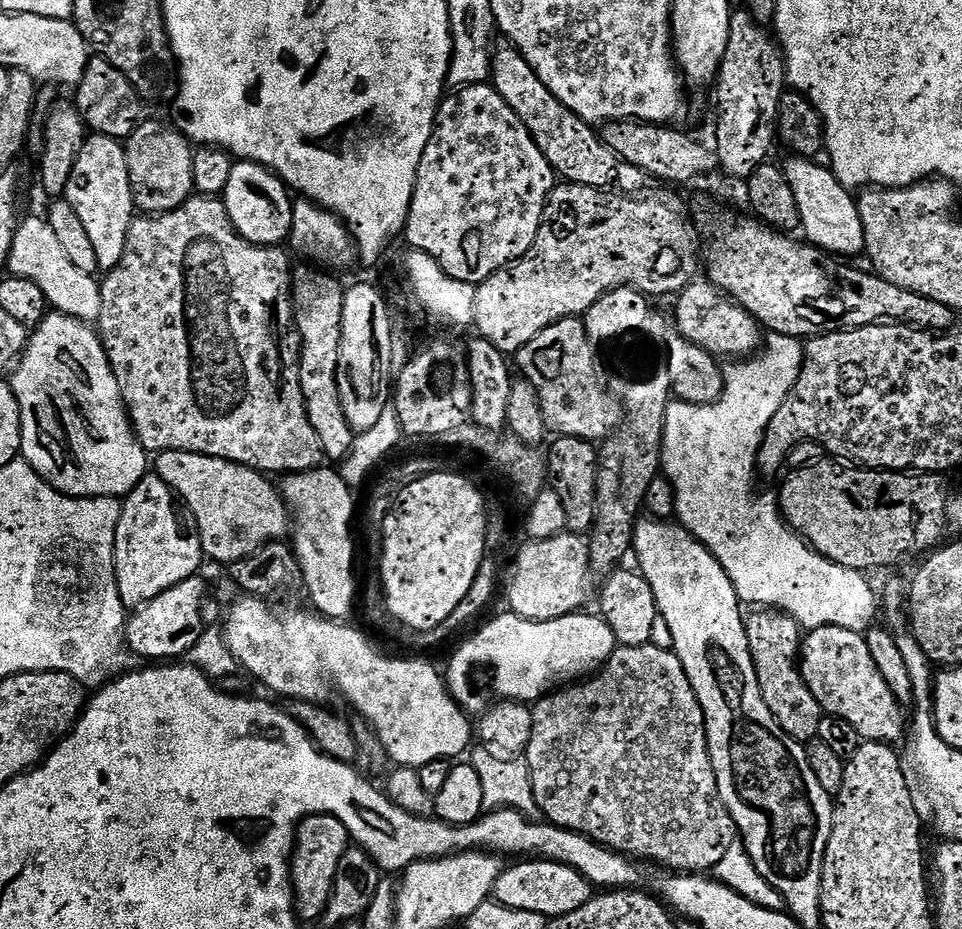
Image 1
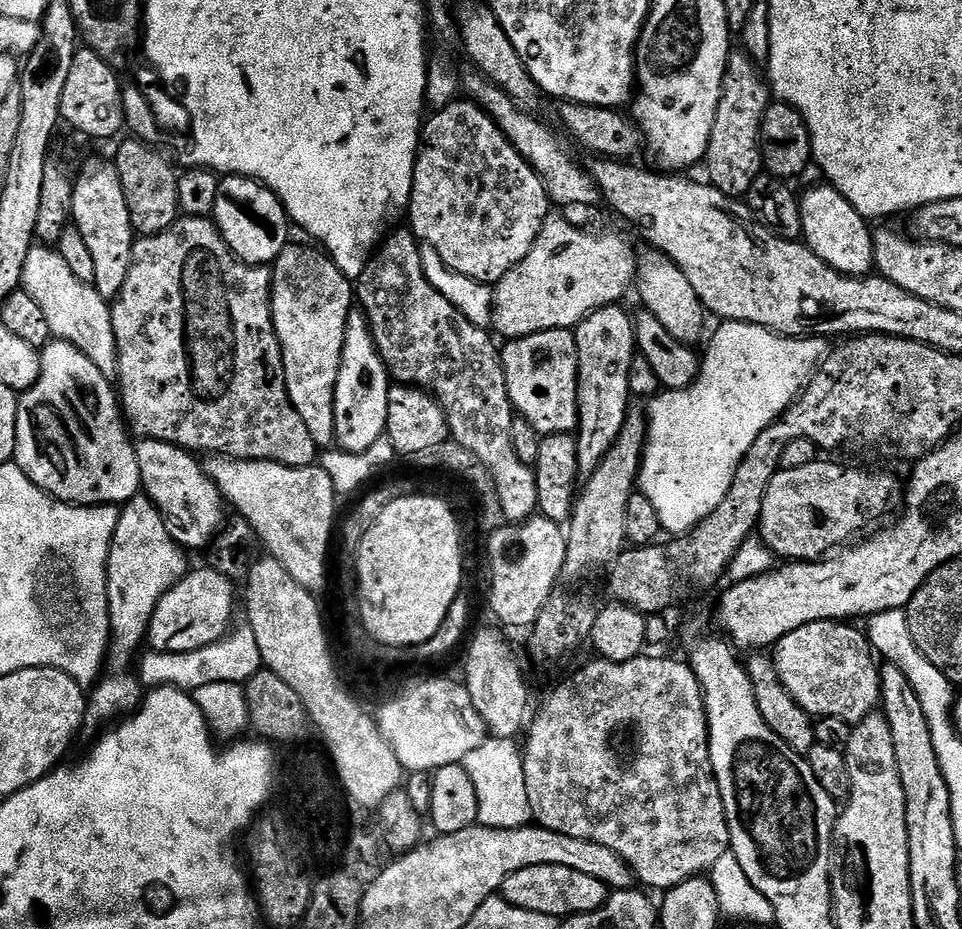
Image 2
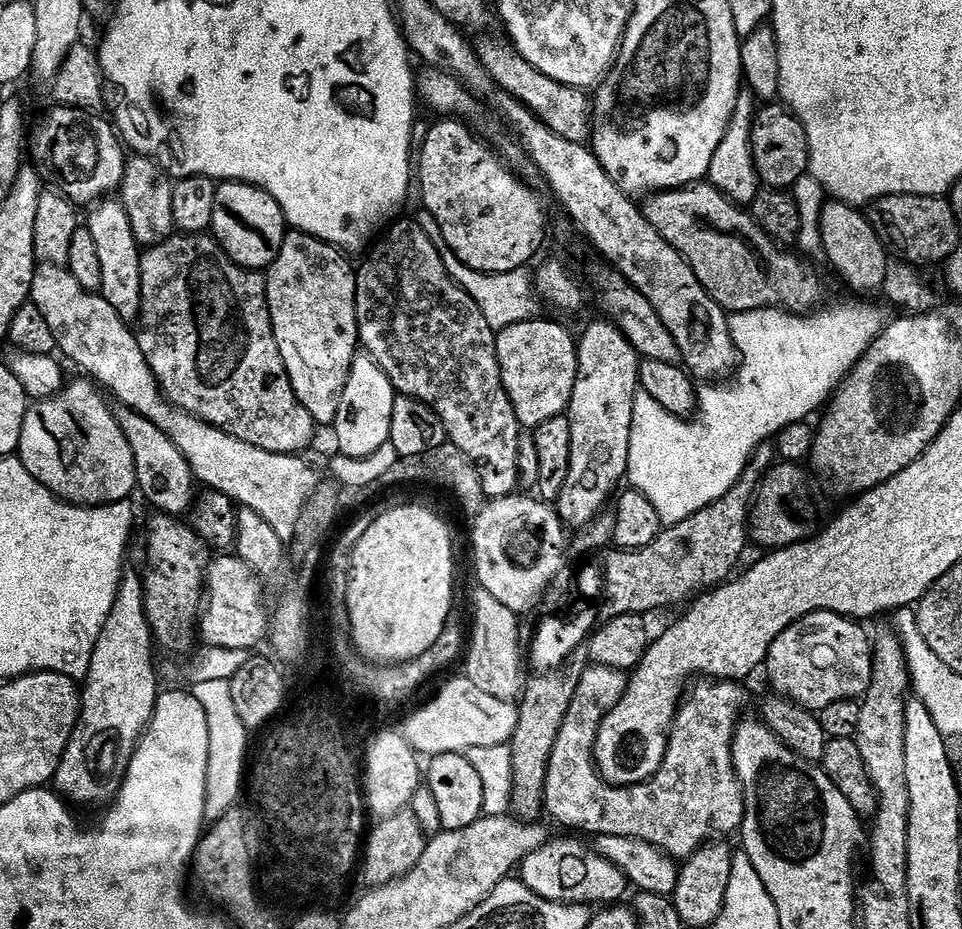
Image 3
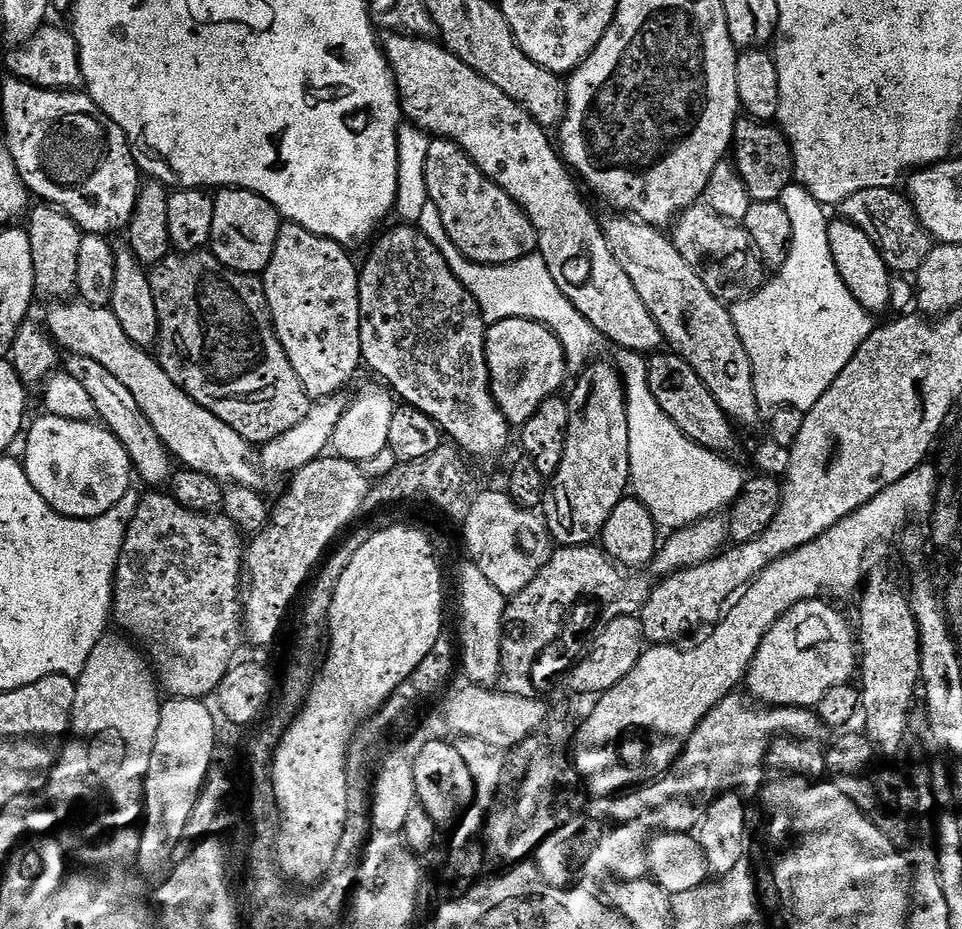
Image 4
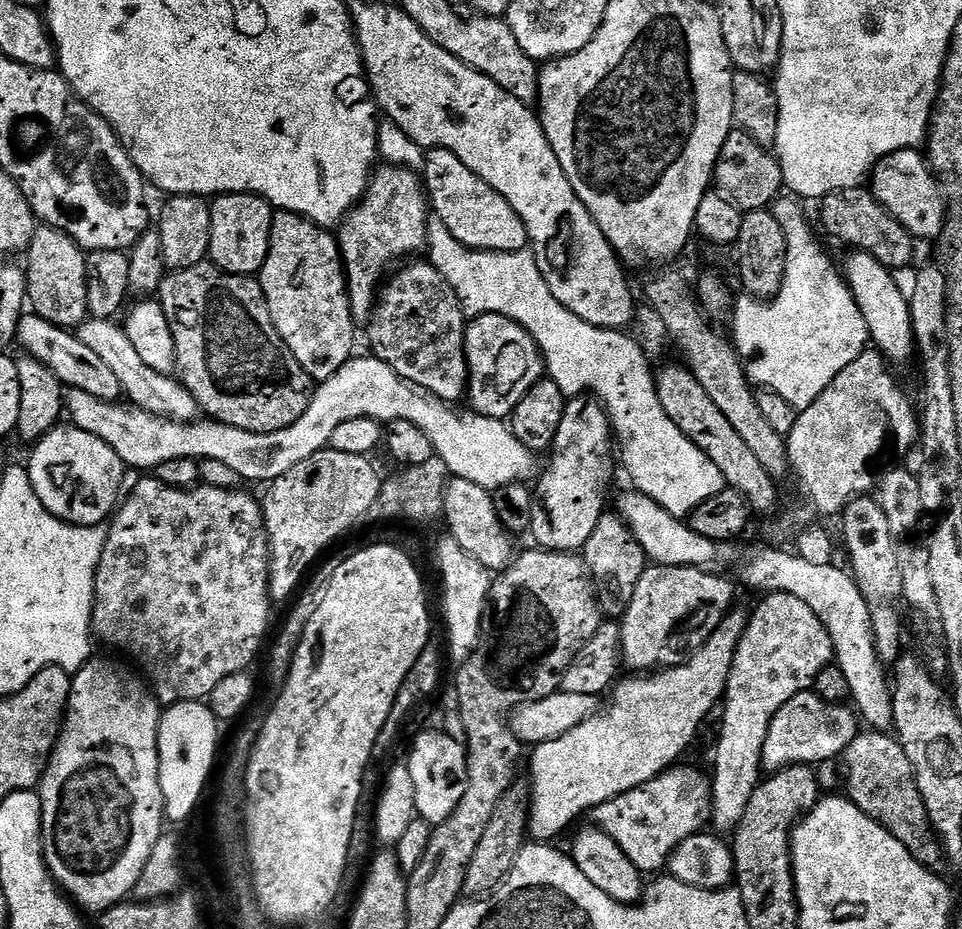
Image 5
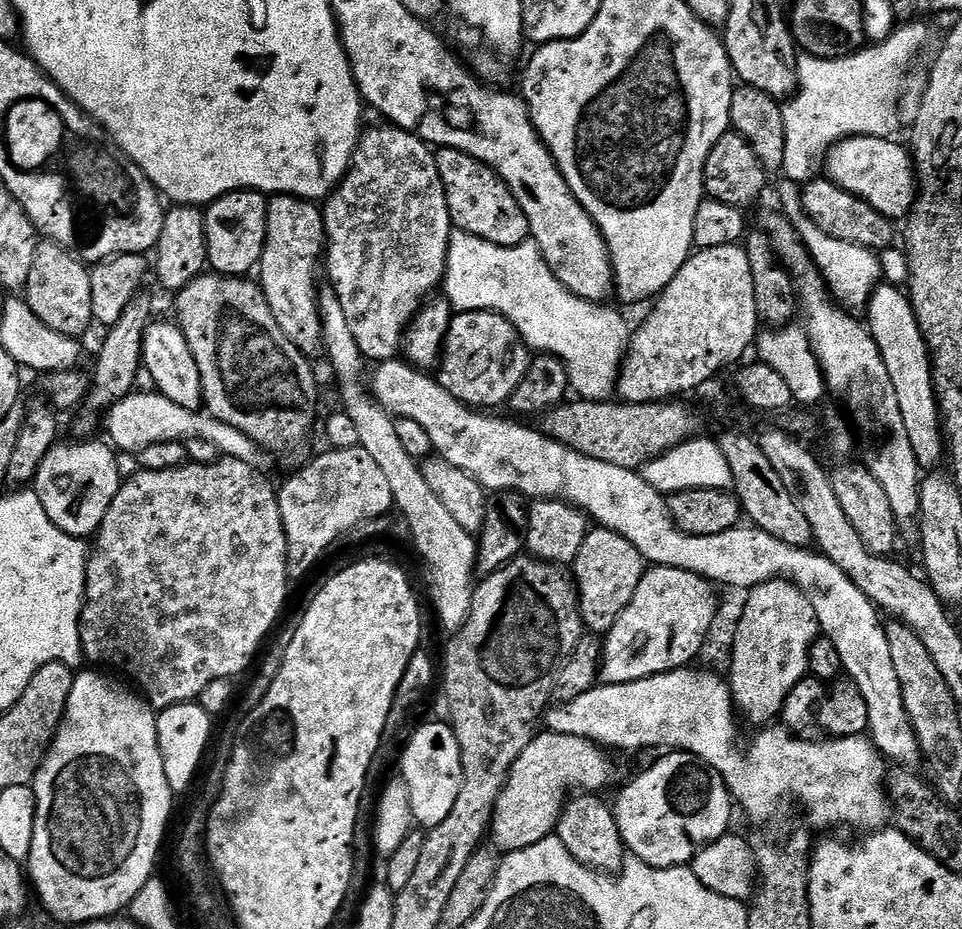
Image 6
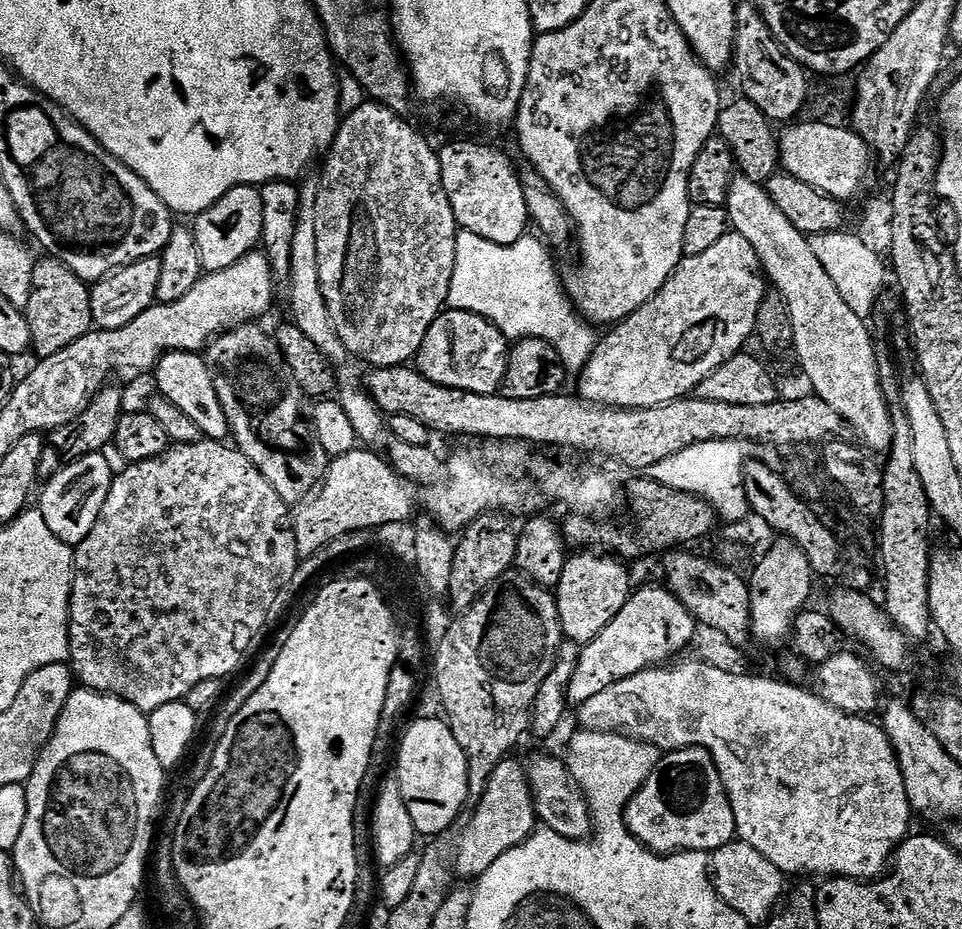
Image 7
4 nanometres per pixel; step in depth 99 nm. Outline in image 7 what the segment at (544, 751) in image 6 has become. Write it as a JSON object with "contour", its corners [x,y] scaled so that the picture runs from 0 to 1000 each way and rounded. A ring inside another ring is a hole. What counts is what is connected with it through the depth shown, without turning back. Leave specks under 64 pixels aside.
{"contour":[[[535,816],[524,818],[514,829],[514,833],[509,833],[509,842],[494,865],[495,871],[492,872],[478,905],[475,903],[472,909],[472,939],[475,944],[499,944],[505,936],[509,936],[509,932],[514,932],[514,928],[518,928],[518,924],[522,924],[522,919],[526,919],[526,915],[537,913],[559,890],[549,832],[546,823],[542,819],[540,822]]]}

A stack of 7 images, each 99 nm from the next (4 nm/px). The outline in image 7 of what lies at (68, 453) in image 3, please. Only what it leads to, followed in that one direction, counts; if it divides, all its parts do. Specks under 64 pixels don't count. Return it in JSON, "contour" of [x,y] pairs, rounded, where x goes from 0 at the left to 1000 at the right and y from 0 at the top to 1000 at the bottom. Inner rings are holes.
{"contour":[[[108,489],[87,491],[76,499],[69,502],[62,509],[49,518],[45,523],[40,546],[44,558],[48,558],[48,566],[65,586],[78,588],[84,586],[98,571],[98,562],[102,562],[102,553],[110,540],[110,532],[114,532],[114,523],[119,504],[112,501]]]}

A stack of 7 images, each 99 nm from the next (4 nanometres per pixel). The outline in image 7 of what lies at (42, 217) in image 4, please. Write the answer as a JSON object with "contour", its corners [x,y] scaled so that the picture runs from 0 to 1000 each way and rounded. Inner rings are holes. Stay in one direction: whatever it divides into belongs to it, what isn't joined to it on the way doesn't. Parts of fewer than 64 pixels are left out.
{"contour":[[[45,279],[37,280],[31,325],[27,333],[33,365],[32,378],[38,379],[38,384],[42,385],[60,381],[60,377],[69,377],[73,368],[81,368],[81,364],[98,353],[93,307],[81,300],[63,280]]]}

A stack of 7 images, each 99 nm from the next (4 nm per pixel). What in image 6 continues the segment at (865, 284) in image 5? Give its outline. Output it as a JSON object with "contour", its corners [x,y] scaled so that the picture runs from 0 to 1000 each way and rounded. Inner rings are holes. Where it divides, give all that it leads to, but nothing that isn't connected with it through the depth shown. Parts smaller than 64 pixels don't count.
{"contour":[[[924,304],[912,306],[902,326],[900,352],[906,358],[909,368],[917,381],[917,390],[921,390],[921,399],[925,403],[925,412],[929,414],[929,425],[933,428],[933,441],[938,441],[938,454],[942,454],[942,468],[946,471],[950,493],[956,498],[957,505],[972,505],[976,501],[973,498],[976,497],[977,490],[982,490],[983,487],[979,470],[977,437],[973,433],[973,417],[969,414],[968,384],[964,379],[960,361],[954,351],[947,323],[930,306]]]}

